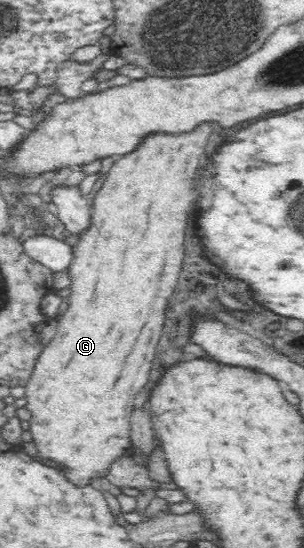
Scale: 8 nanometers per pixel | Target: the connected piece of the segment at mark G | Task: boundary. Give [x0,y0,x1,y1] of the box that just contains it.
[23,122,211,486]

